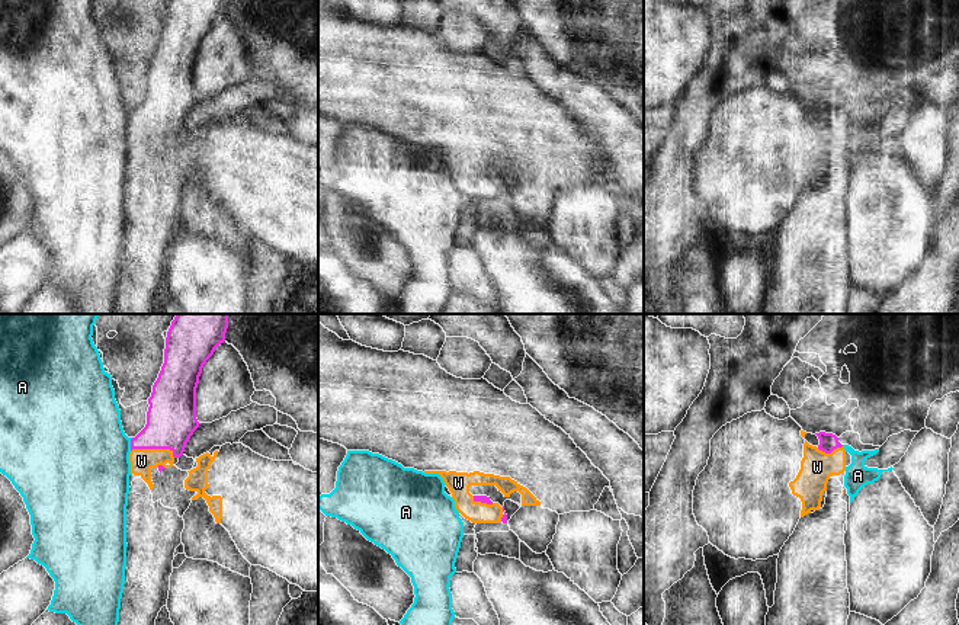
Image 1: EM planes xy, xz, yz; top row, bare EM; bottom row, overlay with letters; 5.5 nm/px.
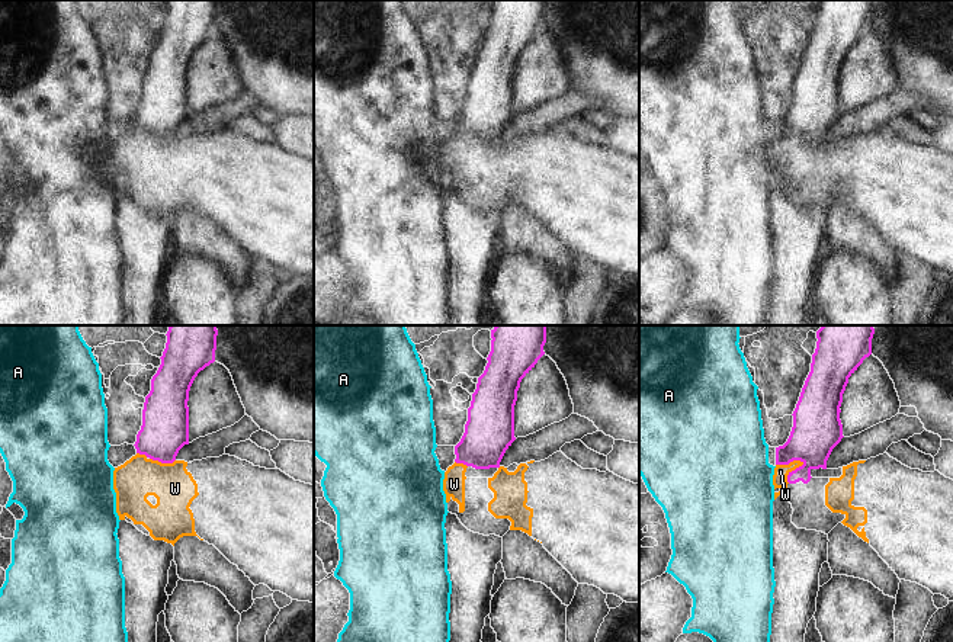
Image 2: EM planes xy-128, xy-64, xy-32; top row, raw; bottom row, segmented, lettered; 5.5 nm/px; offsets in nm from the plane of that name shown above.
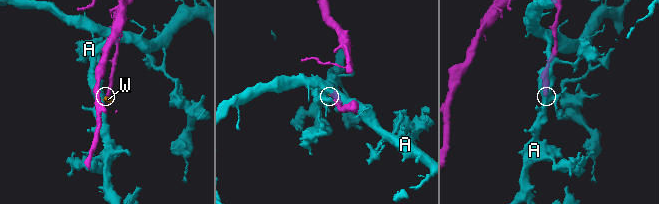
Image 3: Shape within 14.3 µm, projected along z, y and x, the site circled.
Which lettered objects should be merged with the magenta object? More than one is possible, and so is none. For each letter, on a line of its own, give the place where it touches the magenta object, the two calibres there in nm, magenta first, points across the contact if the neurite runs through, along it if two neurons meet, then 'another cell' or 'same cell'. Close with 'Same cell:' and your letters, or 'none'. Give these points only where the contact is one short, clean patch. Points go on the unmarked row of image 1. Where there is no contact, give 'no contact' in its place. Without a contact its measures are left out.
A: contact xy (131, 118); calibres 280 and 460 nm; another cell
W: contact xy (154, 122); calibres 280 and 130 nm; way xy (172, 93), (166, 109), (154, 122), (141, 135); same cell
Same cell: W

